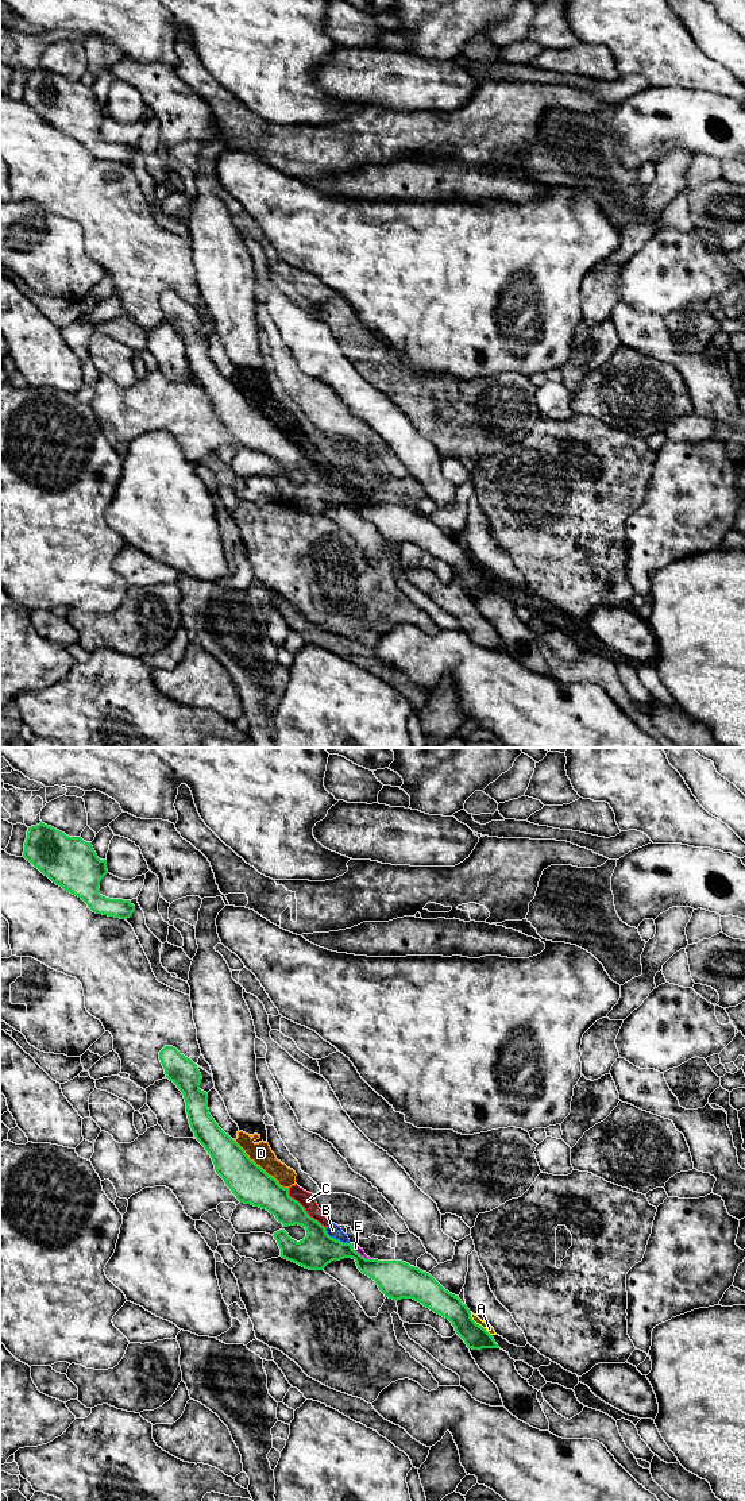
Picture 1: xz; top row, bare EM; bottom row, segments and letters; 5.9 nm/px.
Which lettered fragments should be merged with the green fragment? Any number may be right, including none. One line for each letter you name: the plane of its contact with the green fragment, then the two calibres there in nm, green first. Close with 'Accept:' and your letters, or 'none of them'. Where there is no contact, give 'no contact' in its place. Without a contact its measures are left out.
Accept: none of them

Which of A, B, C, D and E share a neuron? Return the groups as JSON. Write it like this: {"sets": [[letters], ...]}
{"sets": [["A", "B", "C", "D", "E"]]}

